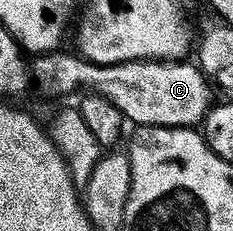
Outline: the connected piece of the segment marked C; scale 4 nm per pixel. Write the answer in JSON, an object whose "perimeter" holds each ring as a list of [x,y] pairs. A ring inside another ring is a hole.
{"perimeter":[[[63,52],[45,53],[34,58],[30,66],[34,88],[47,97],[71,97],[84,91],[104,97],[135,127],[195,129],[207,120],[217,101],[212,82],[195,63],[130,61],[124,65],[95,65],[74,52]]]}

